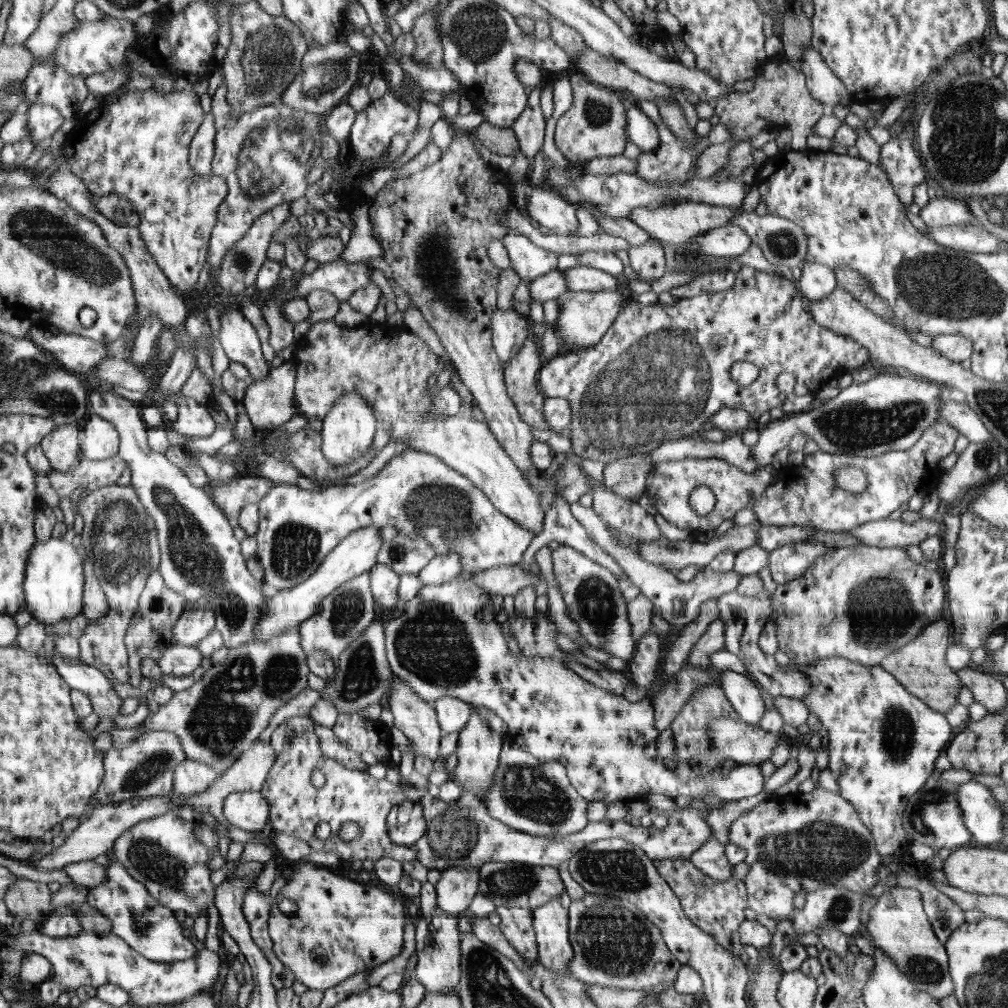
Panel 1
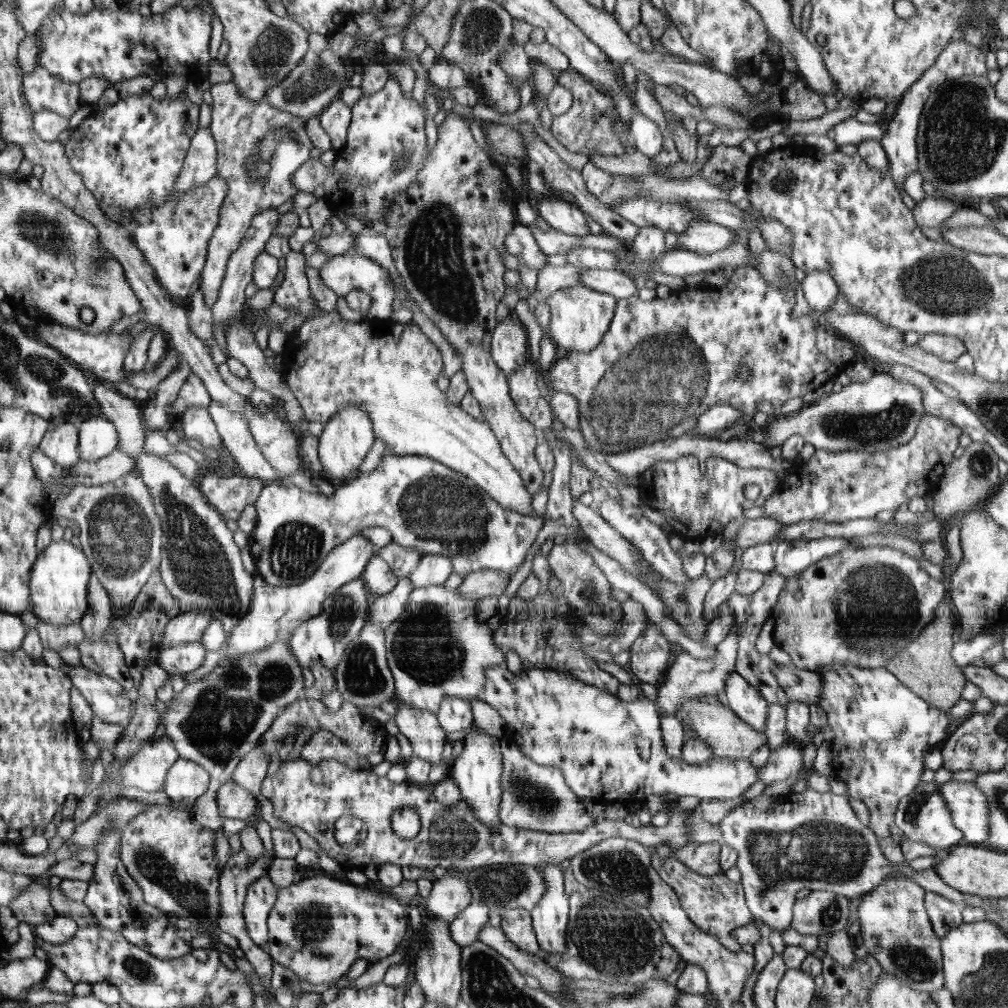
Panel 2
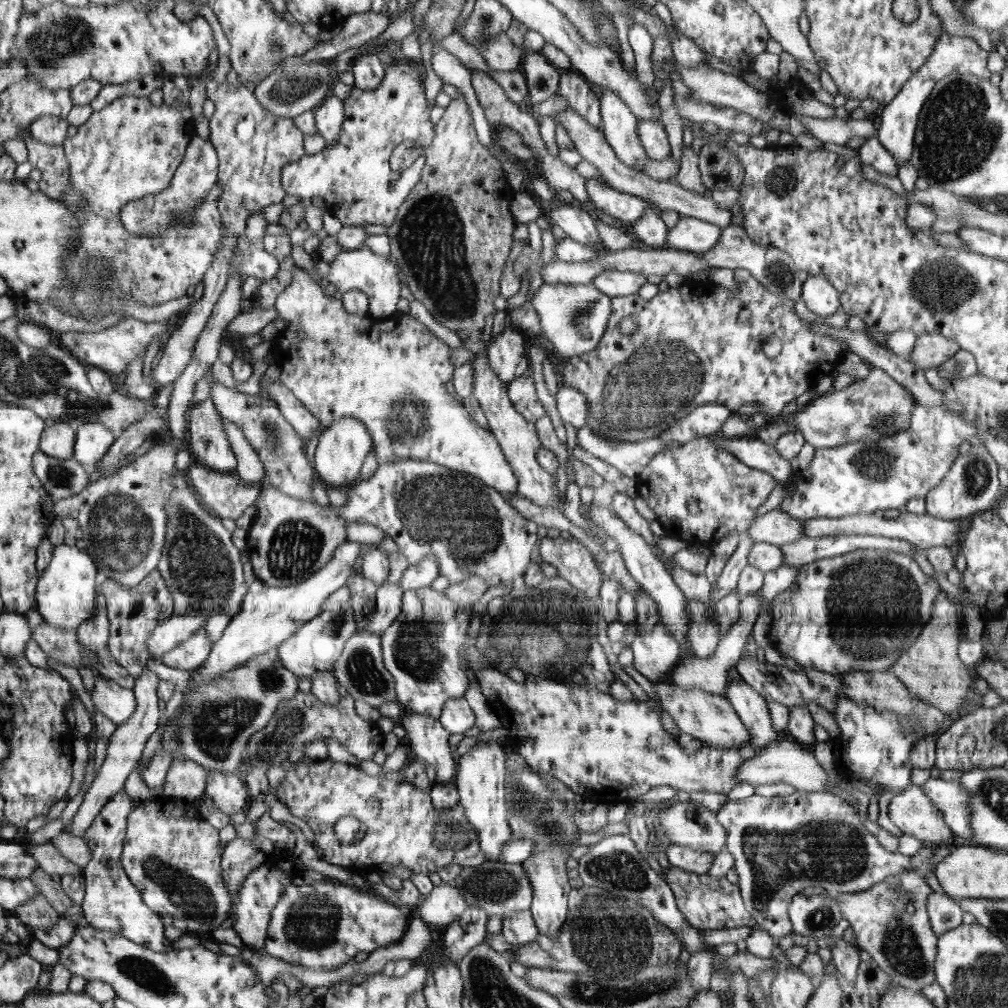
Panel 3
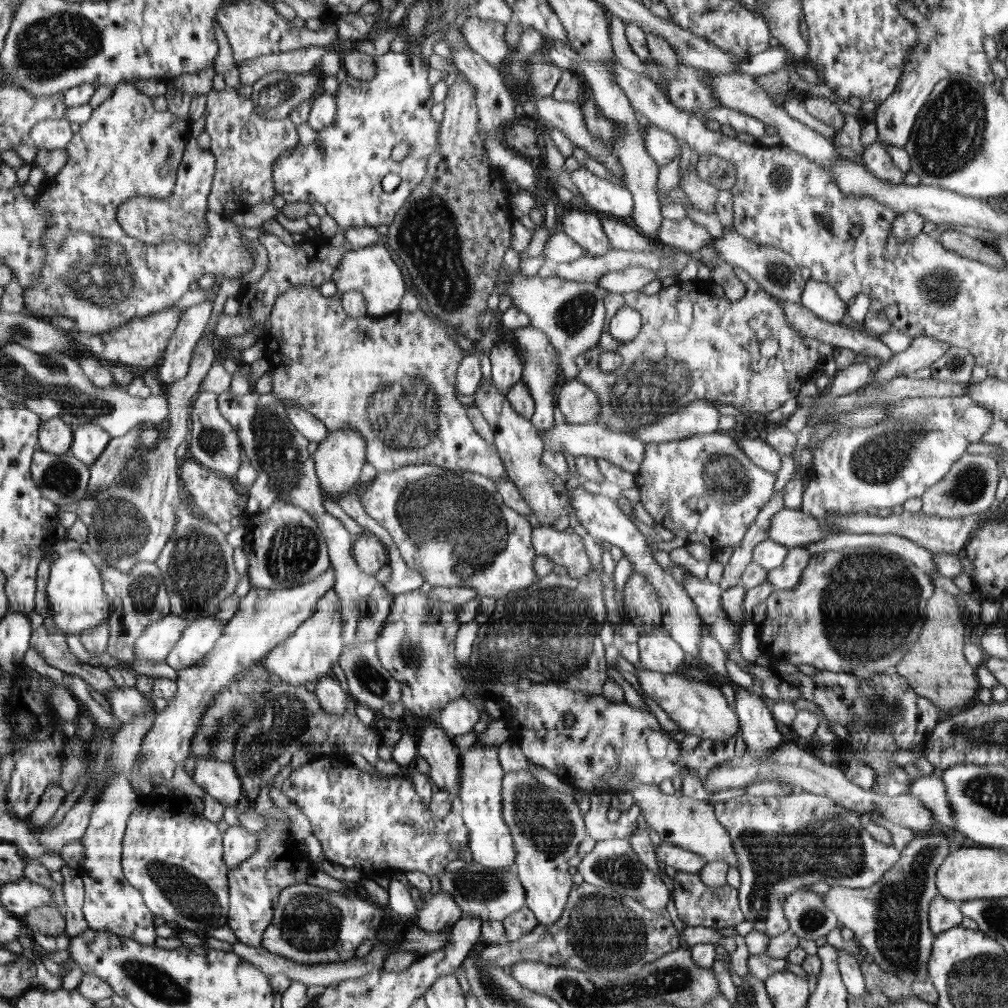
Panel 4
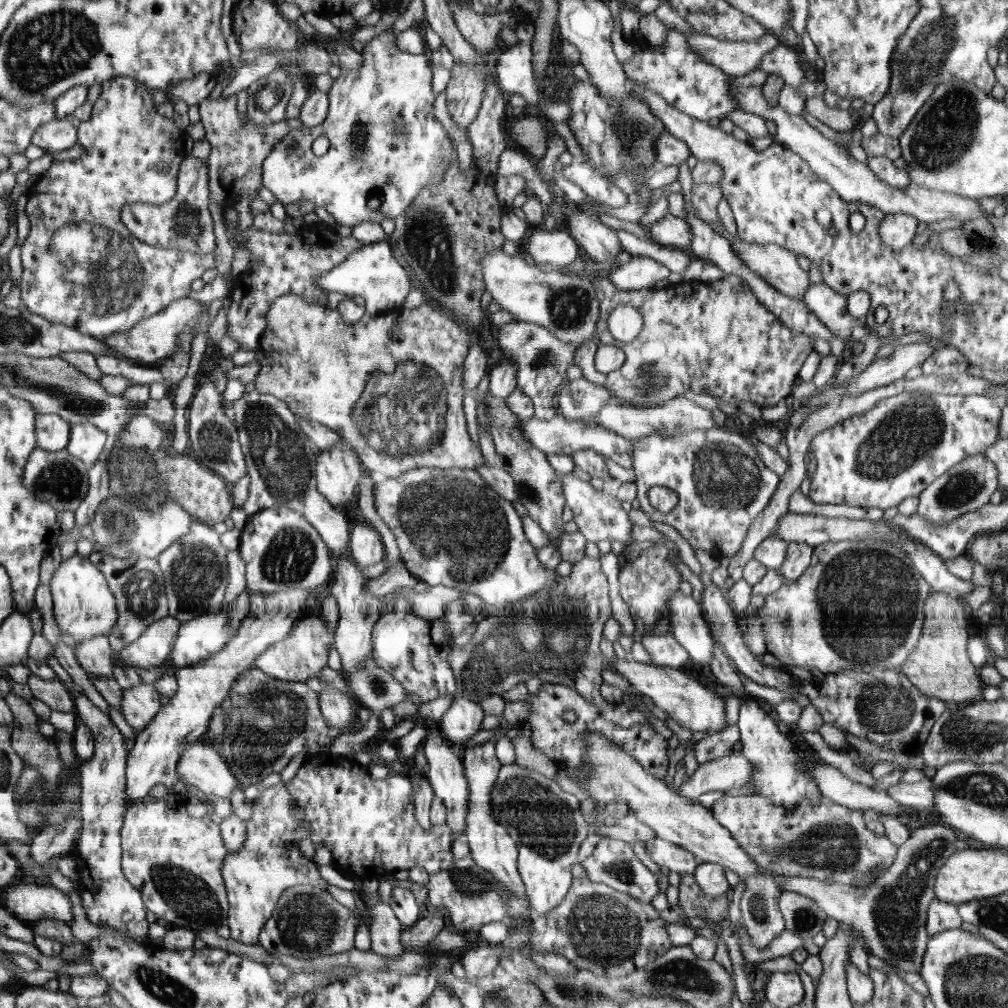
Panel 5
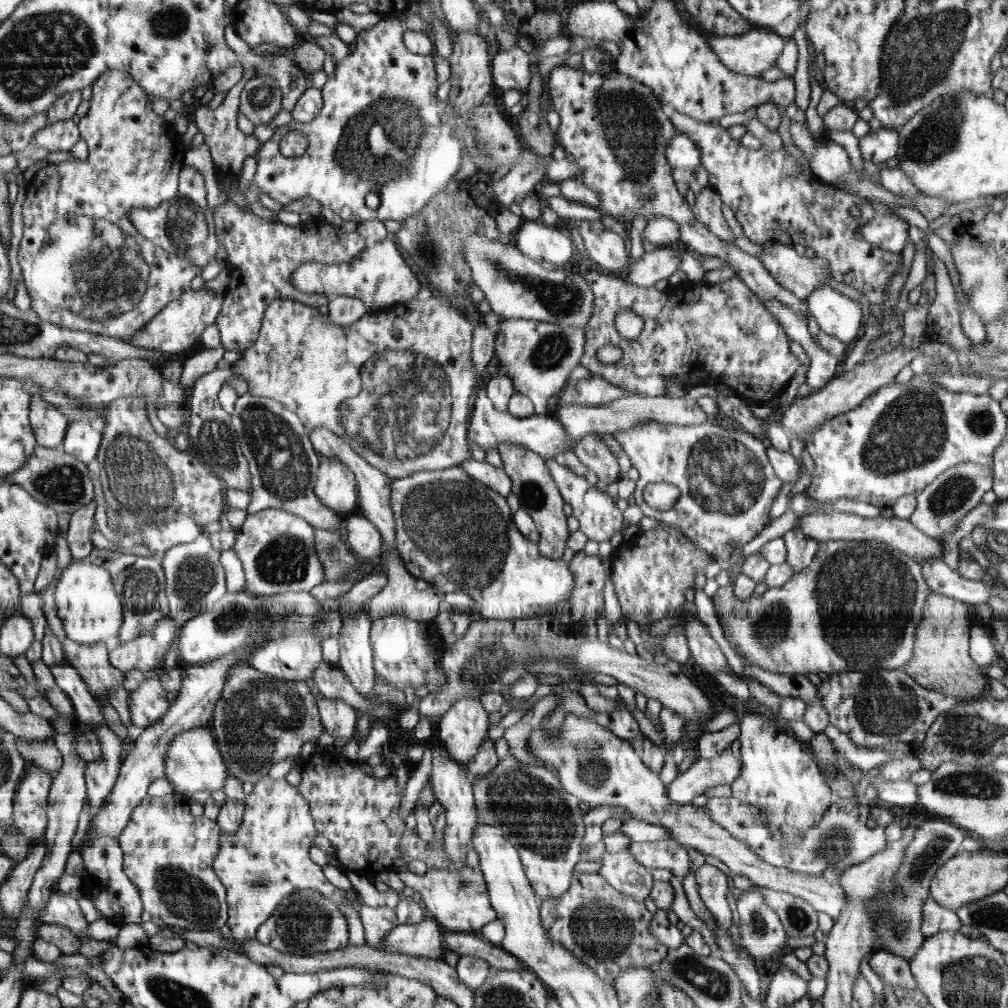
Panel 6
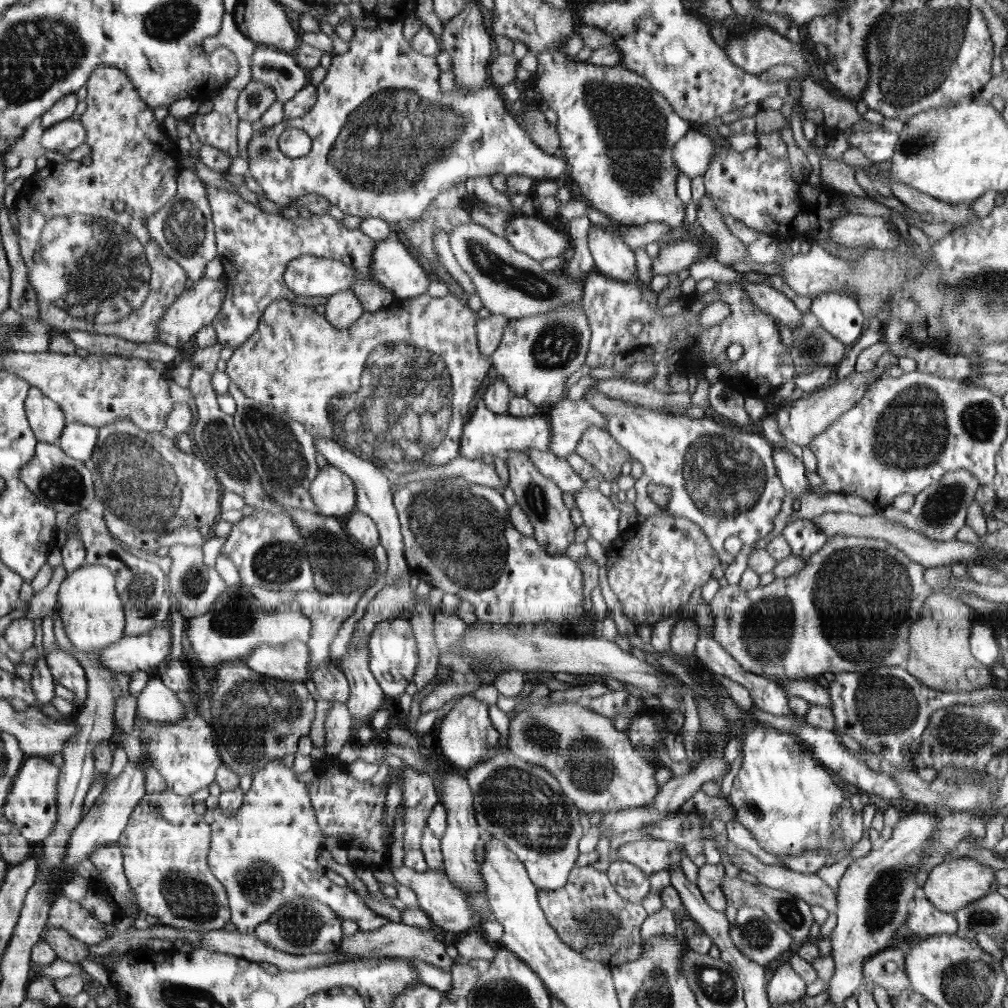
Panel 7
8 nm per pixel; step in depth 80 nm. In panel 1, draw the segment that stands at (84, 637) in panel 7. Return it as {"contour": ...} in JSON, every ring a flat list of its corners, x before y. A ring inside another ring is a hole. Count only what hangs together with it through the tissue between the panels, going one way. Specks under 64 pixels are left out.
{"contour":[[50,537,46,542,39,541,33,546,25,571,25,597,27,610,34,621,44,625,55,625,66,619,73,619,80,612,82,588,85,588,82,574,82,556,72,543,62,538]]}

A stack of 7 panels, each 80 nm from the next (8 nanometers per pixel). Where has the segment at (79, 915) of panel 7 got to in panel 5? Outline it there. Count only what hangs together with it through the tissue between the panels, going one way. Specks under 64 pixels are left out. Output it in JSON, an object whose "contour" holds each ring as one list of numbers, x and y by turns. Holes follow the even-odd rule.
{"contour":[[28,882,8,887,2,904,25,923,54,919,72,924,72,904,65,892,50,884]]}

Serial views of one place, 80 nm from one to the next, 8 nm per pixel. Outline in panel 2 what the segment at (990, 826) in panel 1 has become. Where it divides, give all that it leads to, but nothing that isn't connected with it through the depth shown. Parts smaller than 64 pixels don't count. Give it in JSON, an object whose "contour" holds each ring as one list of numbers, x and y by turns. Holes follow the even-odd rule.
{"contour":[[958,781,940,785,940,793,964,840,983,846,988,840,988,803,984,794,976,785]]}

